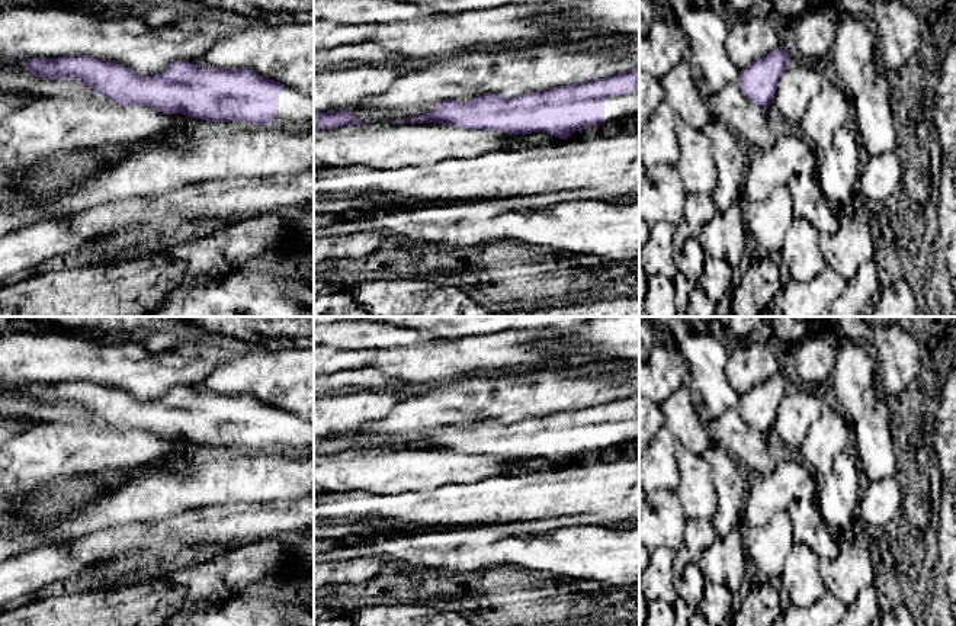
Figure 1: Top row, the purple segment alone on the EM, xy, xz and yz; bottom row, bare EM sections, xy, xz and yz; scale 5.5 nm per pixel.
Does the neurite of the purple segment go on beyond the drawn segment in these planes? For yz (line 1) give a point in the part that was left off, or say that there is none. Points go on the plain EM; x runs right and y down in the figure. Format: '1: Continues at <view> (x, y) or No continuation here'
1: No continuation here

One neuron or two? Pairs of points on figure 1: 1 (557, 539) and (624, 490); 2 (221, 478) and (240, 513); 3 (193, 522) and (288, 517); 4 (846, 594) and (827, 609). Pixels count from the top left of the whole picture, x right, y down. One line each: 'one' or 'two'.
1: two
2: two
3: one
4: two

